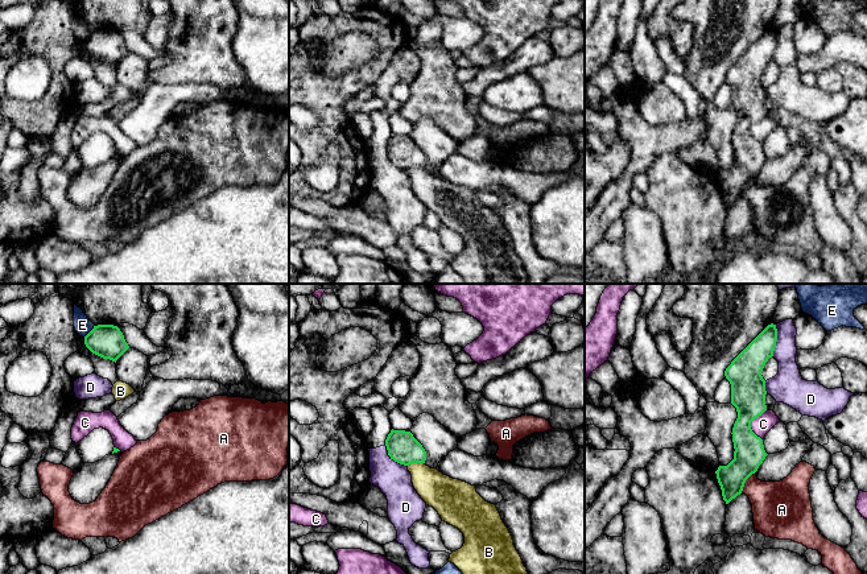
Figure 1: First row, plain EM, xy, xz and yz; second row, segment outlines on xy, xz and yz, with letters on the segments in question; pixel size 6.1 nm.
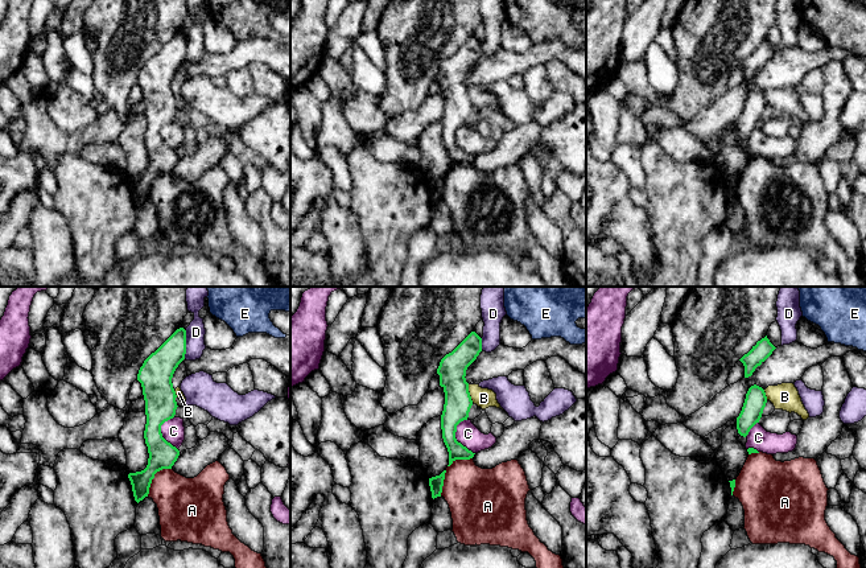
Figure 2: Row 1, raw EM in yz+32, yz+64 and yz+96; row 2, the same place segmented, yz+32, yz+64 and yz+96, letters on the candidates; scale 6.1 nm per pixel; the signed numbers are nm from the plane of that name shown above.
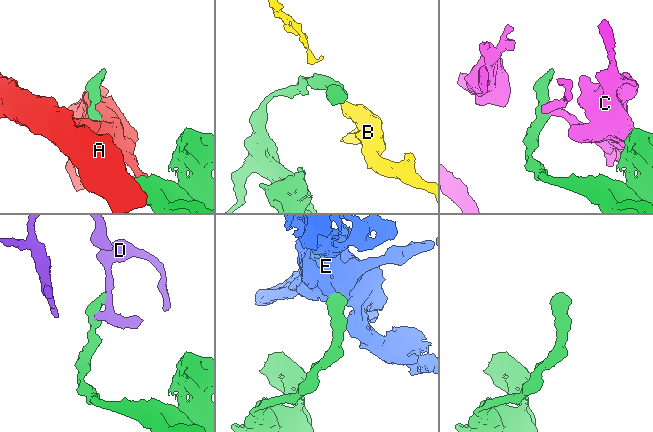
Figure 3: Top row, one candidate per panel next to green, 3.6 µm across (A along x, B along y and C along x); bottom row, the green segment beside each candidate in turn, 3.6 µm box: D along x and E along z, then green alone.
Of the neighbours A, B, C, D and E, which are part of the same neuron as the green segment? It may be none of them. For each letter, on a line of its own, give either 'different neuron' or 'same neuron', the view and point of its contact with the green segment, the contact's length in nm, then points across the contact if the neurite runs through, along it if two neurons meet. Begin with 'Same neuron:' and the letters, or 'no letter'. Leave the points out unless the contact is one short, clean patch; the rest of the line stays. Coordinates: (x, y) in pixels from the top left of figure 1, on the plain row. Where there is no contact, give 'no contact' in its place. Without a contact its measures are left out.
Same neuron: no letter
A: different neuron; contact yz (744, 186); length 160 nm; border yz (755, 176), (746, 185), (740, 197)
B: different neuron; contact xz (416, 166); length 110 nm; border xz (424, 166), (412, 166), (408, 170)
C: different neuron; contact yz (750, 128); length 190 nm; border yz (767, 114), (751, 127), (751, 133), (762, 144)
D: different neuron; contact yz (776, 45); length 190 nm
E: different neuron; contact xy (90, 36); length 100 nm; border xy (94, 29), (83, 41)

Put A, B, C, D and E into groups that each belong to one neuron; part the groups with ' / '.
A / B / C / D / E

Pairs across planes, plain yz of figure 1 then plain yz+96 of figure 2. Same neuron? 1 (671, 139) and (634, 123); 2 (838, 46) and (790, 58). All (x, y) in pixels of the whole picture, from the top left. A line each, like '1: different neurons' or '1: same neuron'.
1: same neuron
2: same neuron

